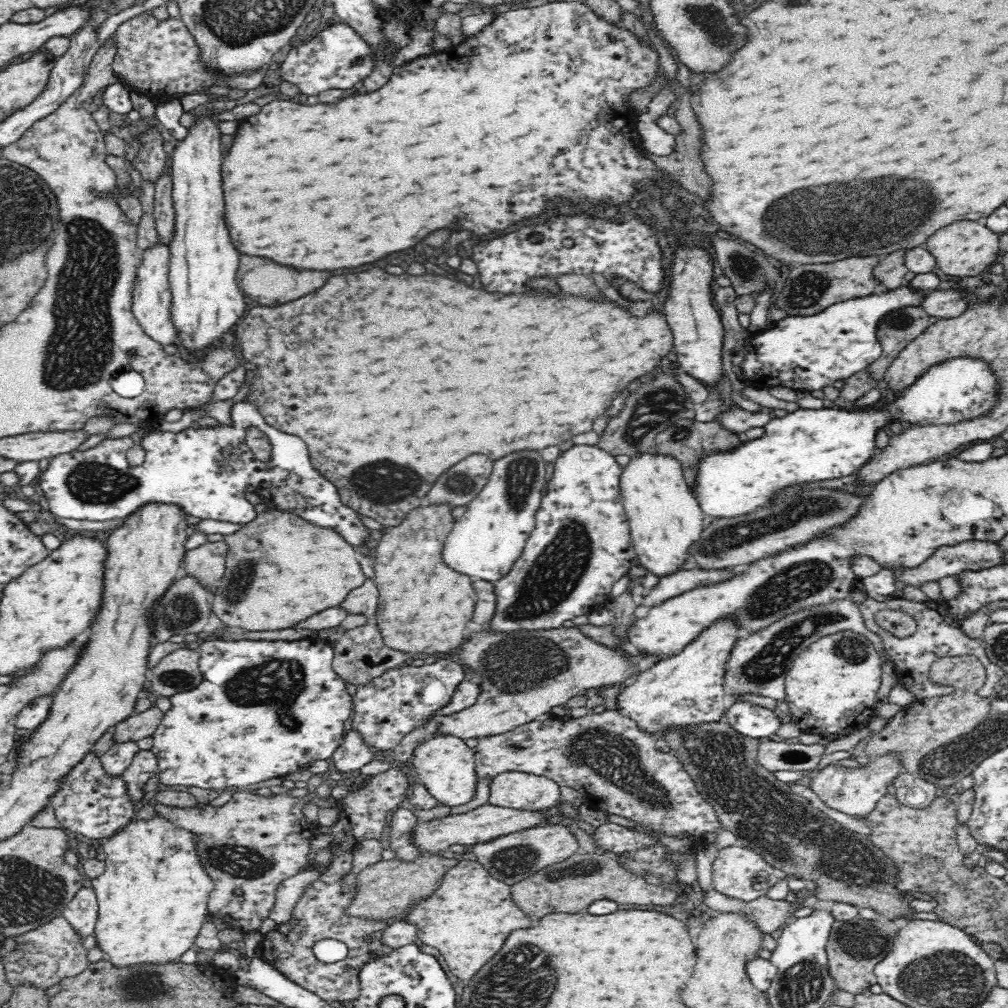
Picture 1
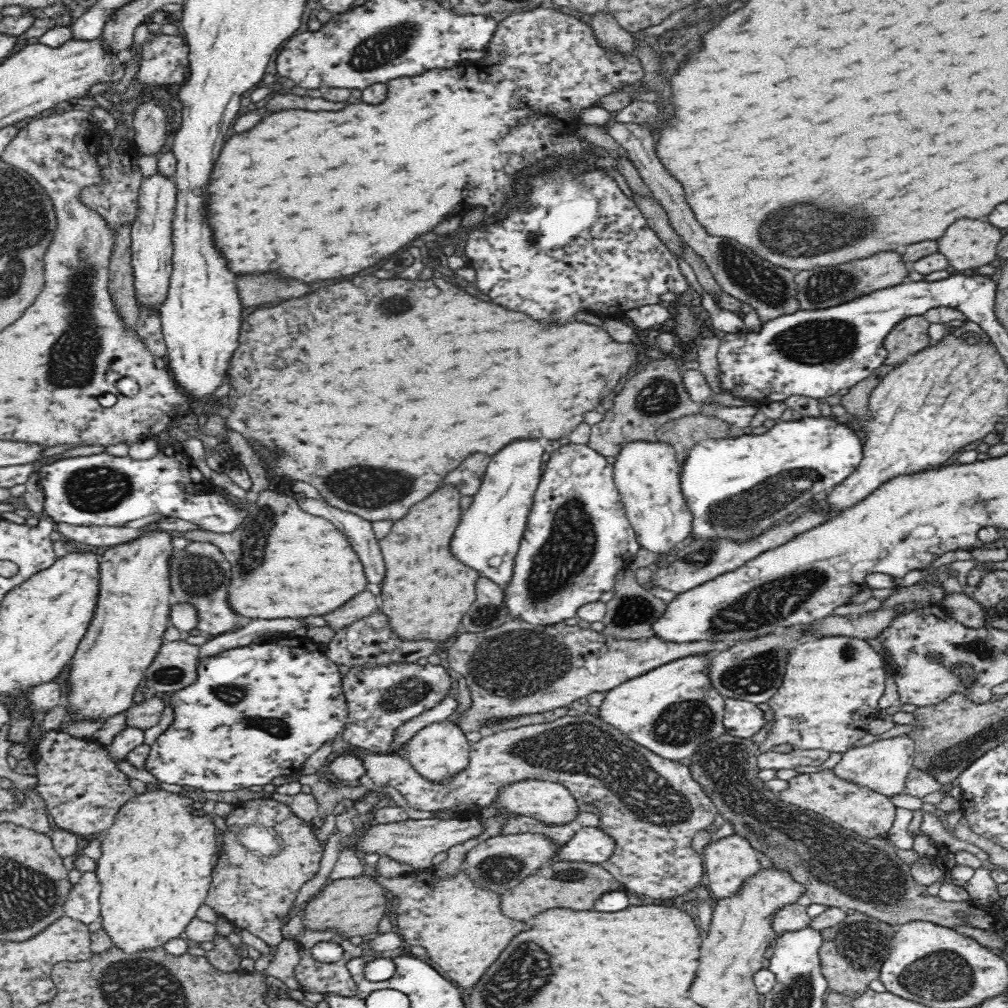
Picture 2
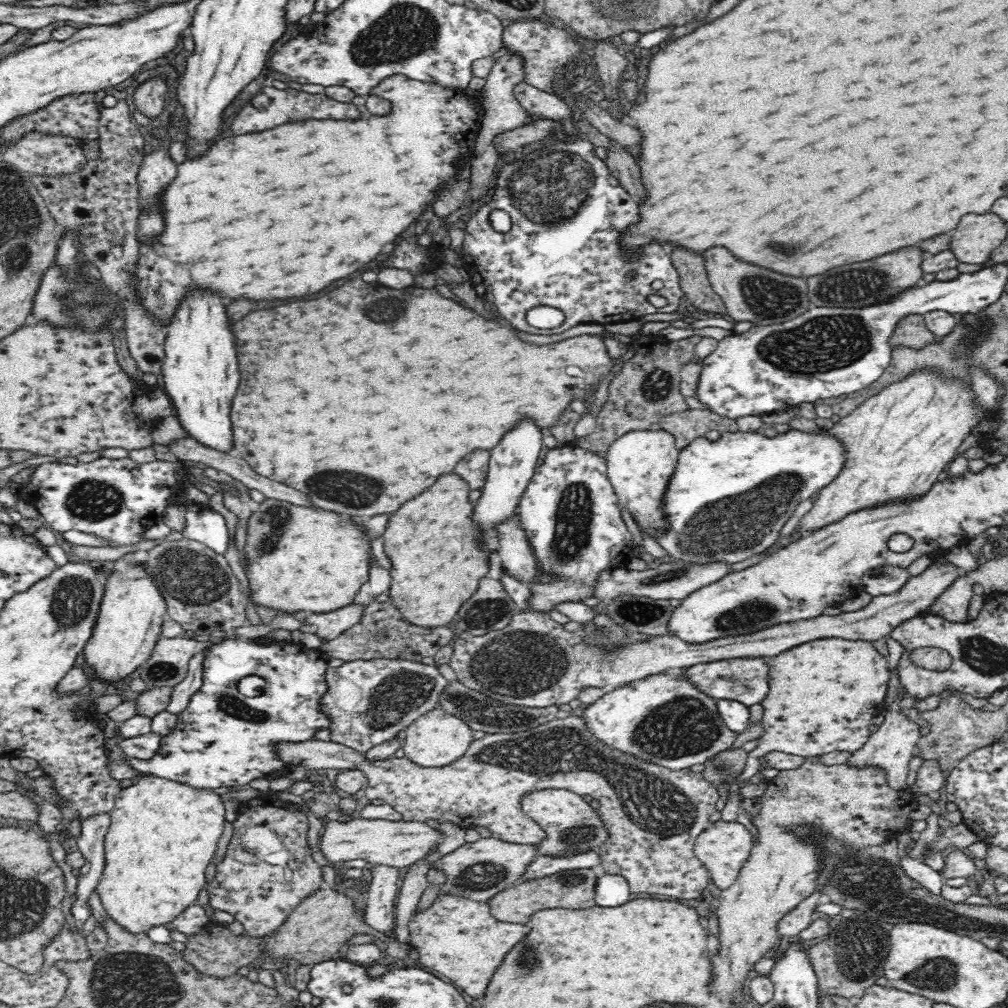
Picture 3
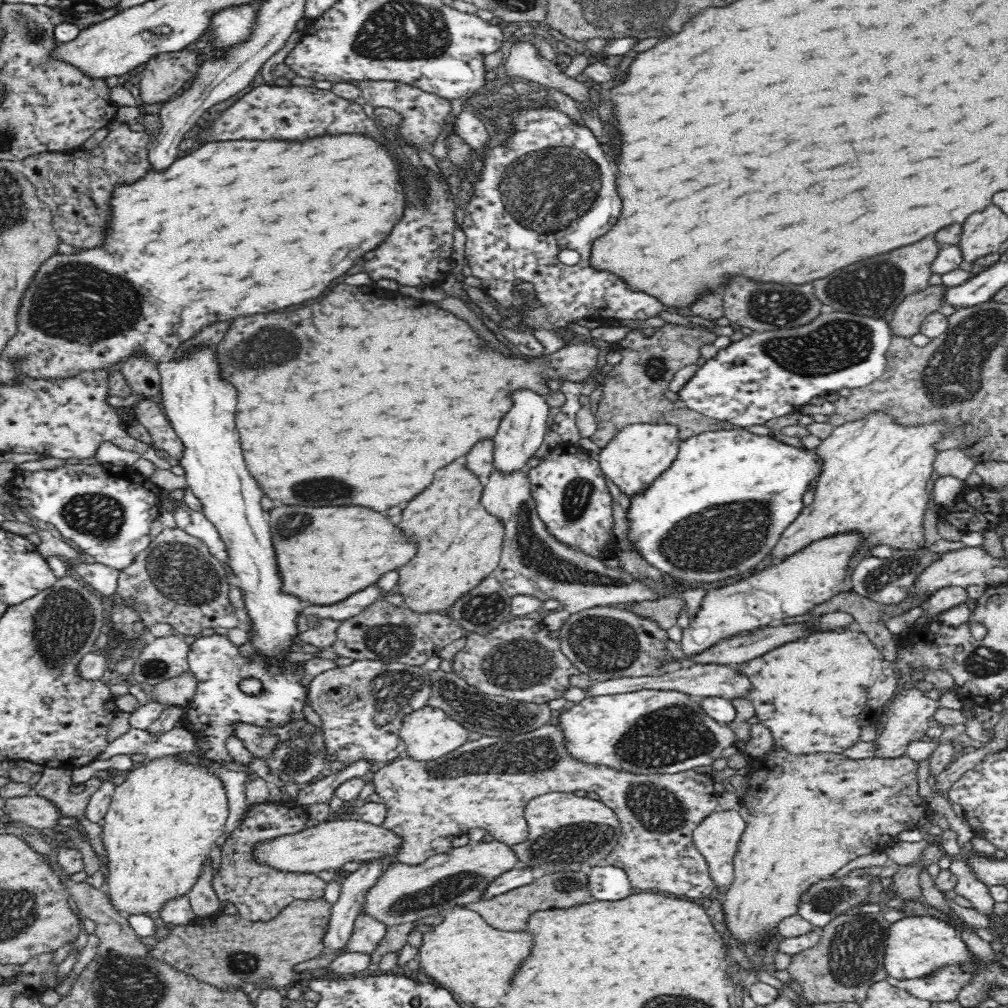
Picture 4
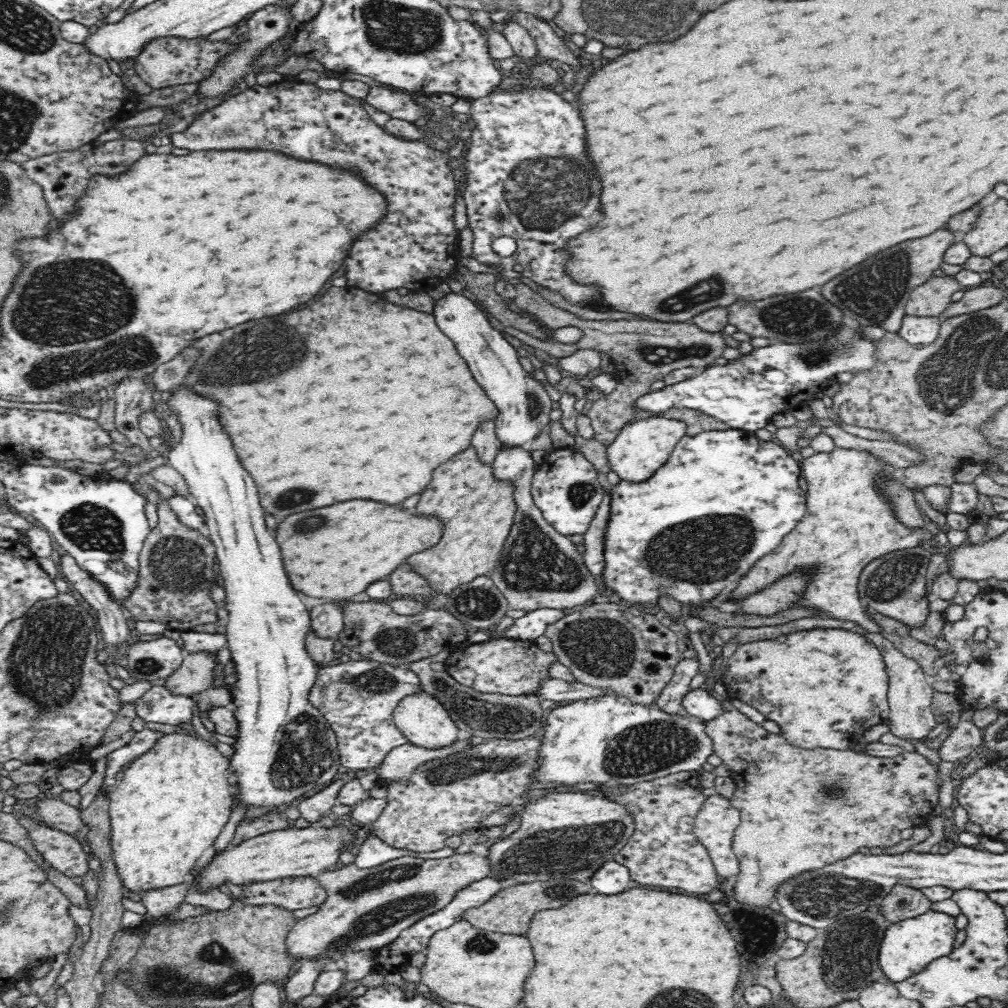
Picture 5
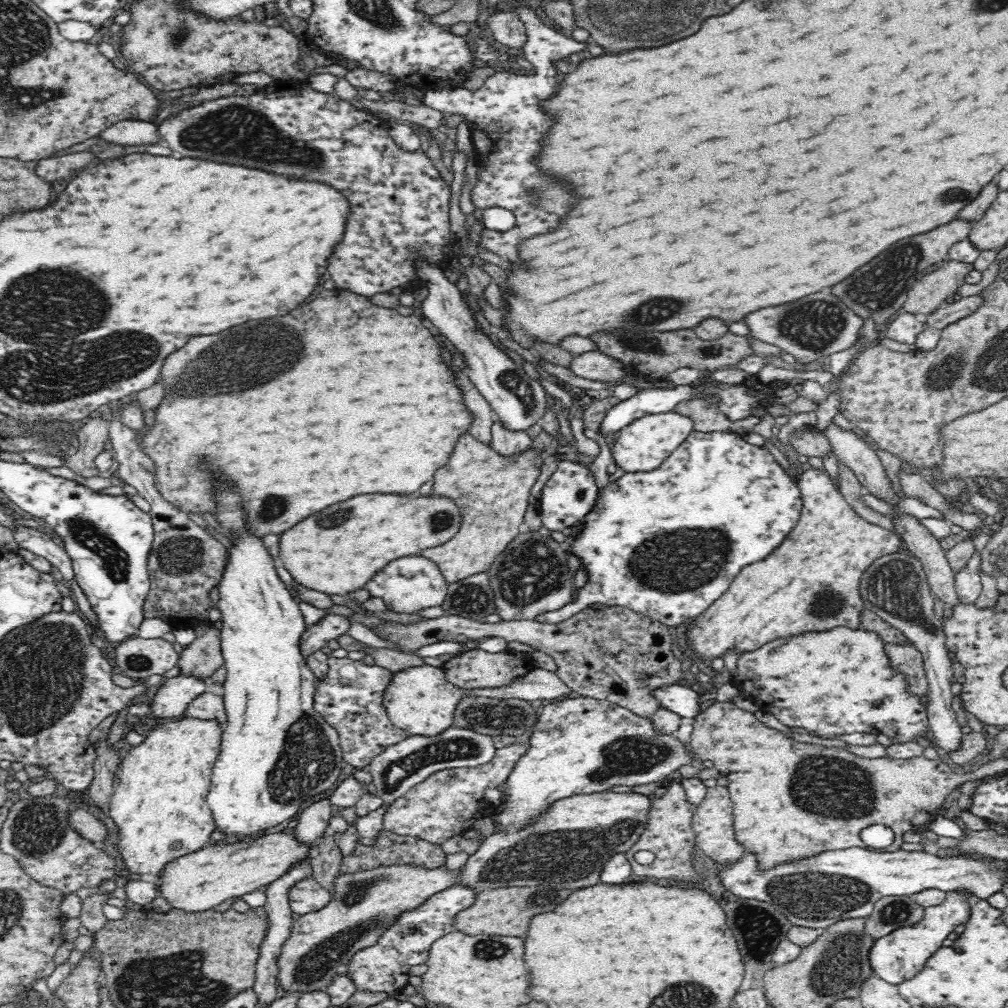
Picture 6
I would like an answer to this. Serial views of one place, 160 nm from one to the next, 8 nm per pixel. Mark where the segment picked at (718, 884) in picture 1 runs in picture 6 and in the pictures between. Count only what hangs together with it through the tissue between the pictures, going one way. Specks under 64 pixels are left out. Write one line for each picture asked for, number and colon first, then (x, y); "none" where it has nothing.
2: (729, 862)
3: (723, 847)
4: (716, 838)
5: (716, 821)
6: (712, 822)

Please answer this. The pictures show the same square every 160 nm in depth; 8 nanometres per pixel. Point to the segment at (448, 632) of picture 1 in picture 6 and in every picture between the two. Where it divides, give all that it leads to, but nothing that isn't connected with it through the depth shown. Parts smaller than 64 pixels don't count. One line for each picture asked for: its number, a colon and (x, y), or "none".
2: (426, 593)
3: (439, 553)
4: (459, 542)
5: (478, 510)
6: (492, 490)

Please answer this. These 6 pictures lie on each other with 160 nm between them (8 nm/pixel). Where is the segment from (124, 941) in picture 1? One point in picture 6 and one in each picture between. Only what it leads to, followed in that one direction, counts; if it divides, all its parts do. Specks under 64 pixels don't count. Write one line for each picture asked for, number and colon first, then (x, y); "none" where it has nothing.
2: (156, 867)
3: (162, 835)
4: (164, 818)
5: (172, 803)
6: (160, 806)

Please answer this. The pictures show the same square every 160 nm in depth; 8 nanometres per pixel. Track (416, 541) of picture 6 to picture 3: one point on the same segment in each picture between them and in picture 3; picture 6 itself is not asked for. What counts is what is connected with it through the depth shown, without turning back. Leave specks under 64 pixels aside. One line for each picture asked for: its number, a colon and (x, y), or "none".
3: (294, 563)
4: (355, 546)
5: (337, 552)

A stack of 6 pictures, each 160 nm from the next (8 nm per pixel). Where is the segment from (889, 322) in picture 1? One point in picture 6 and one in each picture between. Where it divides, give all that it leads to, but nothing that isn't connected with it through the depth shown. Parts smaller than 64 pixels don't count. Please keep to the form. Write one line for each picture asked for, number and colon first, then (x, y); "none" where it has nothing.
2: (910, 336)
3: (910, 330)
4: (910, 313)
5: (930, 299)
6: (928, 294)

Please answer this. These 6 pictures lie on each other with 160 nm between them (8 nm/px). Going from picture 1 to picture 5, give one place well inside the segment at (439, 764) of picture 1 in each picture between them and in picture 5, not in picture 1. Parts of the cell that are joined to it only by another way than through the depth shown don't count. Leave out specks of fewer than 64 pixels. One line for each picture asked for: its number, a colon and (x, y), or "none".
2: (437, 751)
3: (436, 738)
4: (428, 732)
5: (422, 718)

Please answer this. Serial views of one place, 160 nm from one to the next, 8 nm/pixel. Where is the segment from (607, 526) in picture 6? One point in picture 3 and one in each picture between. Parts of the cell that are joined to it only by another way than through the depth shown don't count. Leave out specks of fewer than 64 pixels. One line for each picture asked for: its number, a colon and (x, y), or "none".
3: (728, 499)
4: (723, 504)
5: (723, 499)

